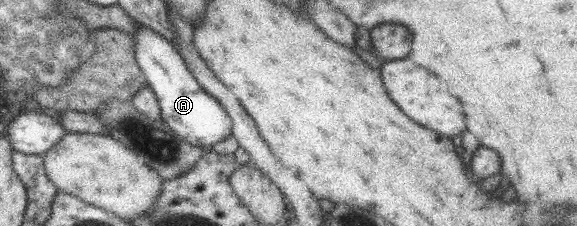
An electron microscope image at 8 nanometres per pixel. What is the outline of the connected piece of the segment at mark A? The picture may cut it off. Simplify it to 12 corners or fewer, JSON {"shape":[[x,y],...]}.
{"shape":[[137,23],[135,62],[160,120],[191,146],[232,120],[177,50]]}

